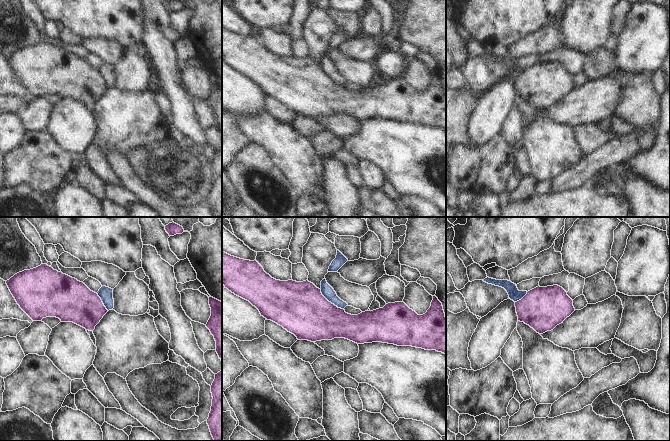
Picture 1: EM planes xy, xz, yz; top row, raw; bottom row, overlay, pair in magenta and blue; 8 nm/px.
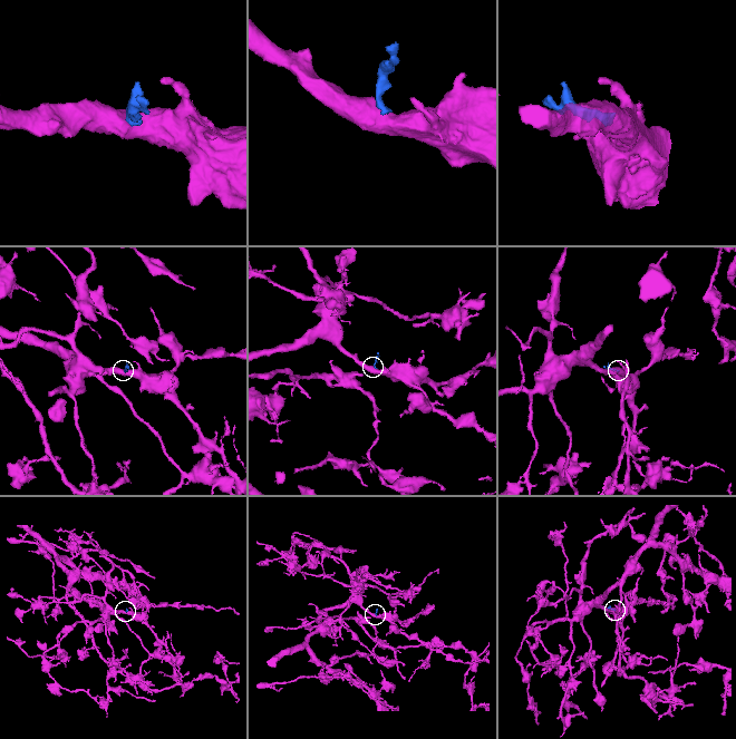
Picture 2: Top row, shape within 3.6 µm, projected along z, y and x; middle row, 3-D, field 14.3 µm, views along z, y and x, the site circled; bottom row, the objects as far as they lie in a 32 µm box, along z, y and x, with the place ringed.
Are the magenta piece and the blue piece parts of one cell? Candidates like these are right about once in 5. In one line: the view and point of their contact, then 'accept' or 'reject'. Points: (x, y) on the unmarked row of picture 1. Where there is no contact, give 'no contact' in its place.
xz (330, 78) | reject

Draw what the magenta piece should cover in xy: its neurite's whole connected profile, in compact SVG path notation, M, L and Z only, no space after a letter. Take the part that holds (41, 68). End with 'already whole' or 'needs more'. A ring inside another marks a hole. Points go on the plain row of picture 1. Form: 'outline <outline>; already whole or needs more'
outline M47 40L19 48L6 60L33 97L56 93L93 107L108 88L97 69Z; already whole

